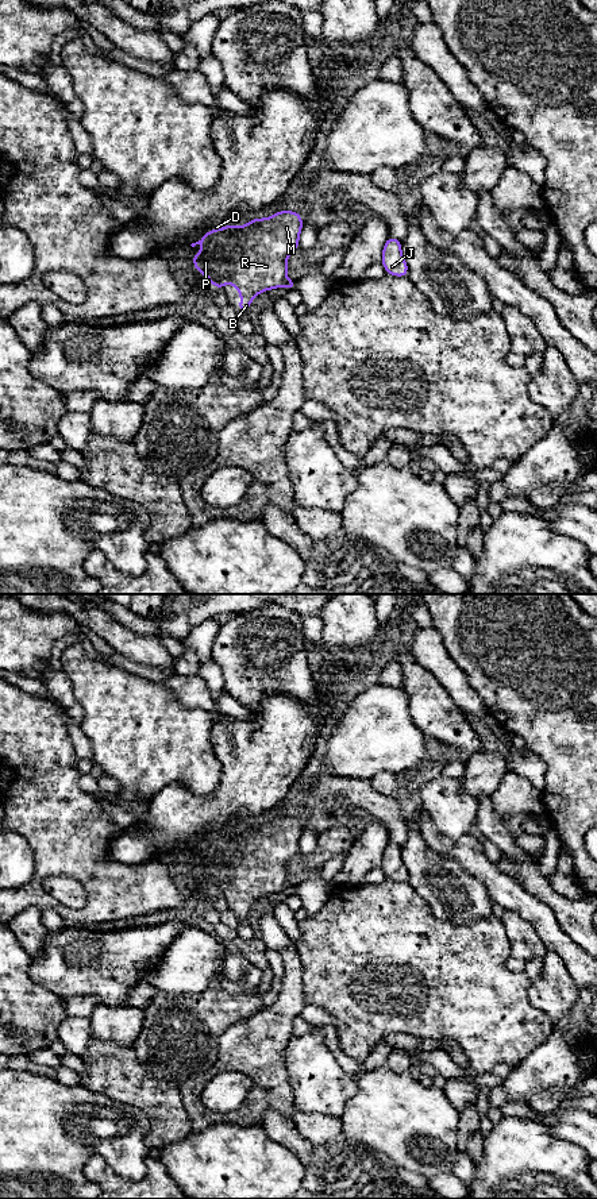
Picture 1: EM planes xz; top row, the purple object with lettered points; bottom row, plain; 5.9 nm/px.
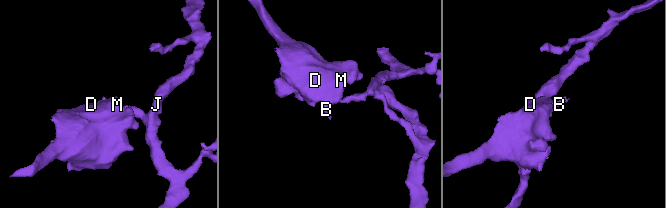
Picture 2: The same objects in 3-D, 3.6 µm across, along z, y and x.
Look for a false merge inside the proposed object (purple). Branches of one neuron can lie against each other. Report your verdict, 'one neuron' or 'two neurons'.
two neurons

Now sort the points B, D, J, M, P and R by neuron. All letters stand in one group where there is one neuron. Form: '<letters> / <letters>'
B D M P R / J

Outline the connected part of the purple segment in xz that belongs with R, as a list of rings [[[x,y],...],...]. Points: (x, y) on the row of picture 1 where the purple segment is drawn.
[[[280,211],[267,219],[253,219],[238,230],[235,223],[230,225],[215,224],[205,232],[204,238],[190,244],[192,247],[196,244],[205,247],[200,254],[193,254],[190,259],[196,271],[205,274],[215,288],[222,289],[226,284],[232,282],[242,296],[236,311],[246,312],[257,294],[285,284],[286,258],[300,247],[301,230],[303,217],[292,211]]]

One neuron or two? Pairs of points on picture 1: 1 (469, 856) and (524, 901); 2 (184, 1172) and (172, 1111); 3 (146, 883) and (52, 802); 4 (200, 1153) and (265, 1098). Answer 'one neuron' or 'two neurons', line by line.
1: one neuron
2: two neurons
3: one neuron
4: two neurons

